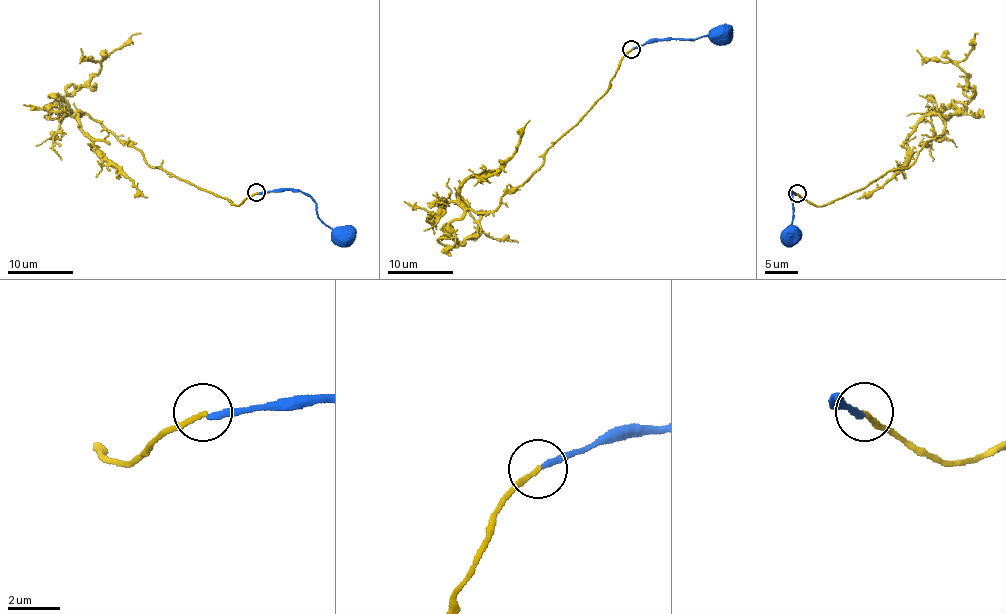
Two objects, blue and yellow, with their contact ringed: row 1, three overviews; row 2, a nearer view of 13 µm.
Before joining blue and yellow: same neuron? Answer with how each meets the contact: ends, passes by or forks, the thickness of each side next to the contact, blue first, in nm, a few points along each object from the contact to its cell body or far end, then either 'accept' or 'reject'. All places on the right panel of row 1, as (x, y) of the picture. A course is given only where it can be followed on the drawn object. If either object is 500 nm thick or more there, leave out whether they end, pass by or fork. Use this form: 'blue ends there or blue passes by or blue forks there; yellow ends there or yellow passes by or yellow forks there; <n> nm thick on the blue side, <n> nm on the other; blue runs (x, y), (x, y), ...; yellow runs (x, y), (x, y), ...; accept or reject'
blue ends there; yellow ends there; 240 nm thick on the blue side, 190 nm on the other; blue runs (797, 194), (790, 191), (794, 218), (790, 234); yellow runs (797, 193), (825, 206), (906, 169), (944, 130), (940, 114), (975, 96), (958, 63), (977, 33); reject

